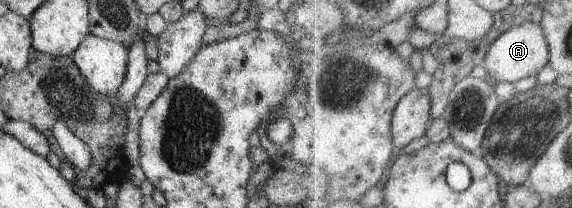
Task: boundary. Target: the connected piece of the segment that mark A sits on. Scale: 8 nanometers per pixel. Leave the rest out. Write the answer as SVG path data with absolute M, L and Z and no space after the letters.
M527 22L503 34L493 44L487 62L483 65L489 72L489 79L495 83L506 81L517 83L539 75L551 63L552 51L547 32L539 22Z

